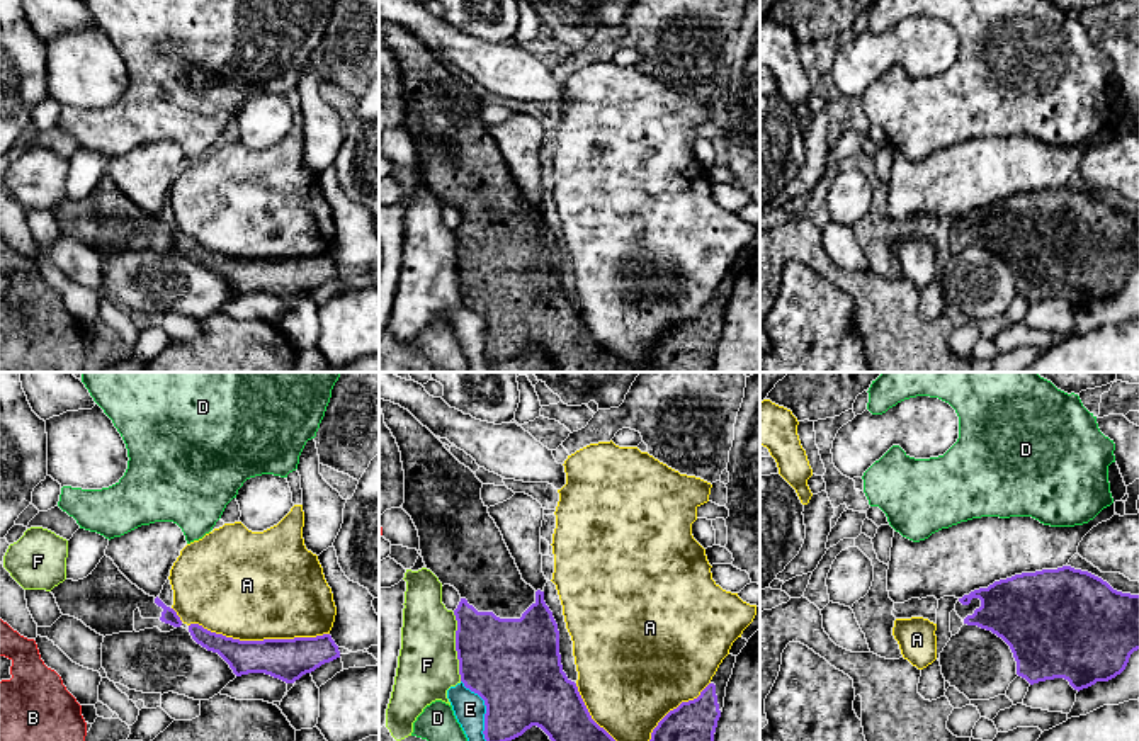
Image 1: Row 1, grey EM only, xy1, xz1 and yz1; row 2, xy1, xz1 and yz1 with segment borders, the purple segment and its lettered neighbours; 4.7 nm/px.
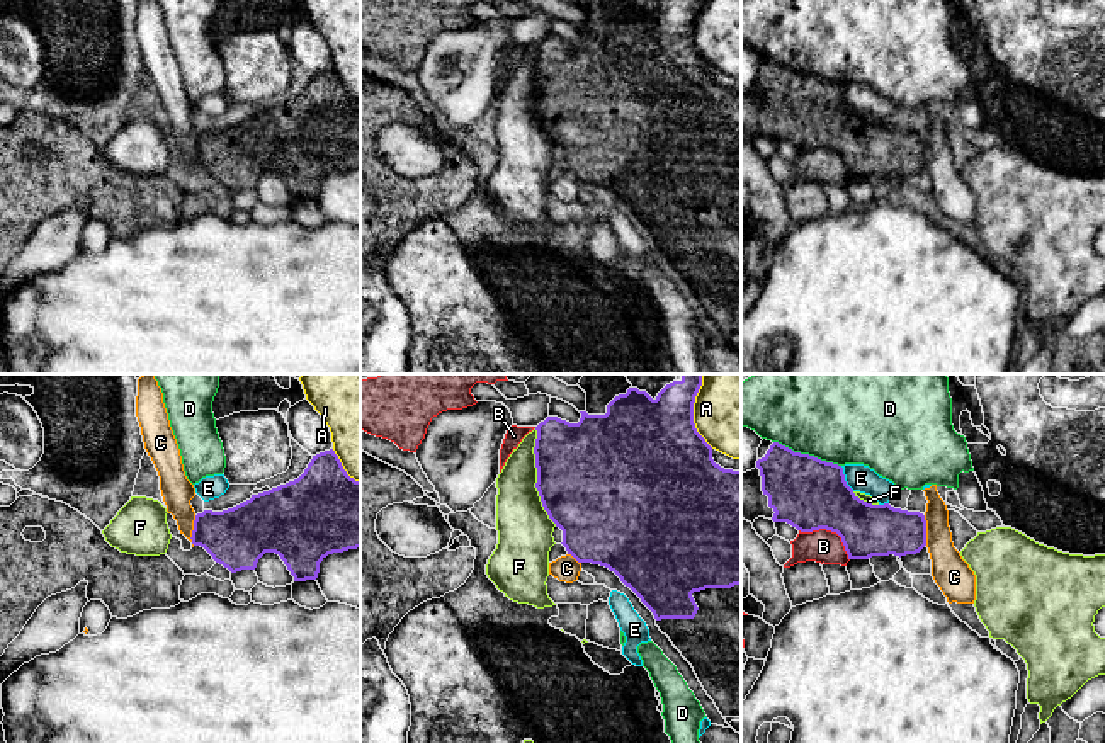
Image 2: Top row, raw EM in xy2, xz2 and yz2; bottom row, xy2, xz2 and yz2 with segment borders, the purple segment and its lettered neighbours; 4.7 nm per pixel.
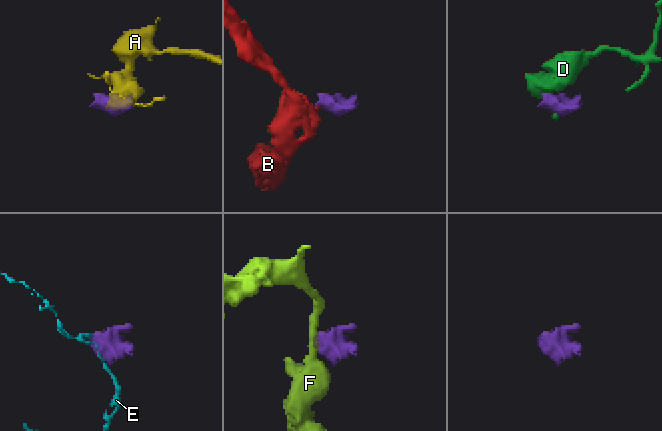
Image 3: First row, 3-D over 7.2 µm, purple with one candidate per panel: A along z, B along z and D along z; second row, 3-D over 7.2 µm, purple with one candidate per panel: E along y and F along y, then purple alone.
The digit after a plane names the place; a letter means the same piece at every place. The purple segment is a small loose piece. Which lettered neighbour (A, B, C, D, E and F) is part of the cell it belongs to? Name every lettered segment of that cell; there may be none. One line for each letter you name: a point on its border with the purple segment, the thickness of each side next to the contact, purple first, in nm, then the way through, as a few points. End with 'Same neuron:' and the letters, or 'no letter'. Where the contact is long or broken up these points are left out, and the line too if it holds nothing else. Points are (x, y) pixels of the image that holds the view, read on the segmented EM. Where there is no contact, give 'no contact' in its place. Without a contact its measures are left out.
Same neuron: no letter

